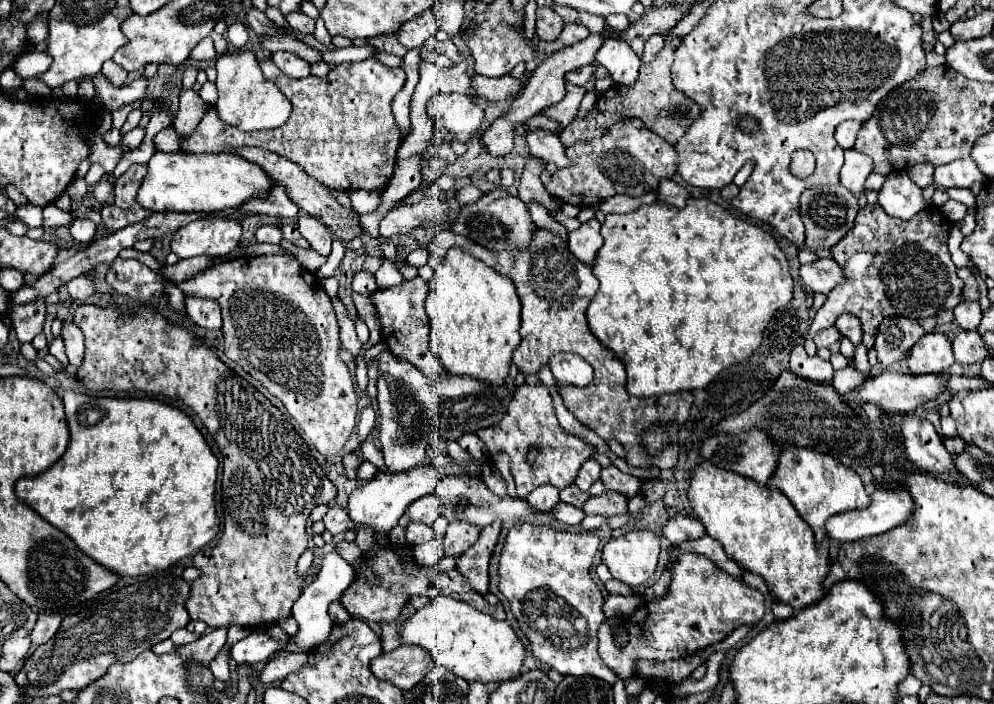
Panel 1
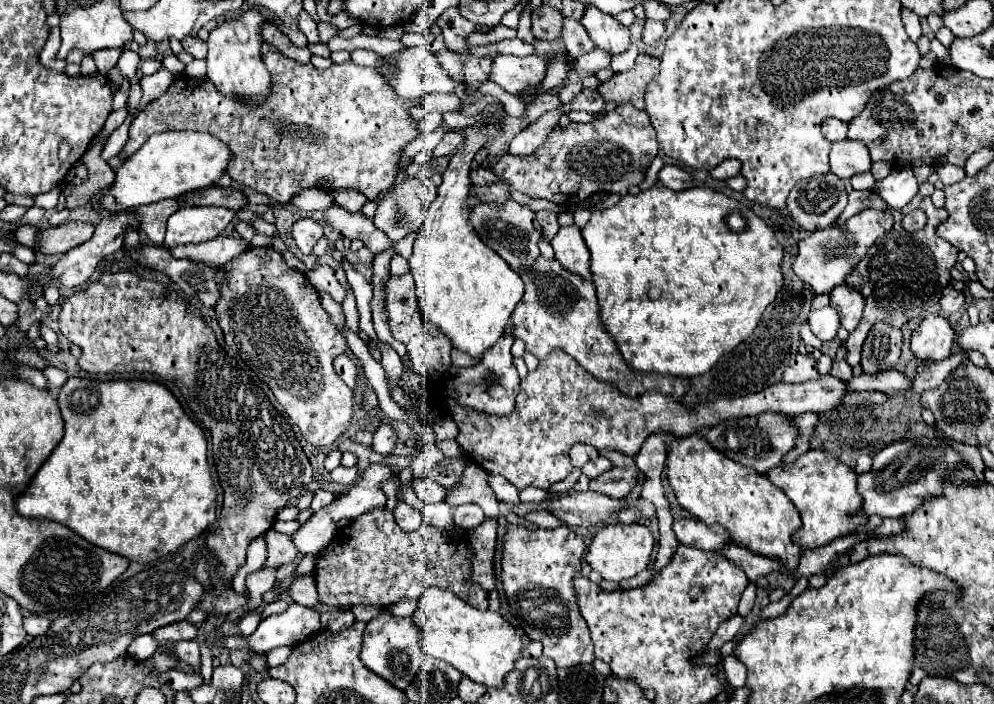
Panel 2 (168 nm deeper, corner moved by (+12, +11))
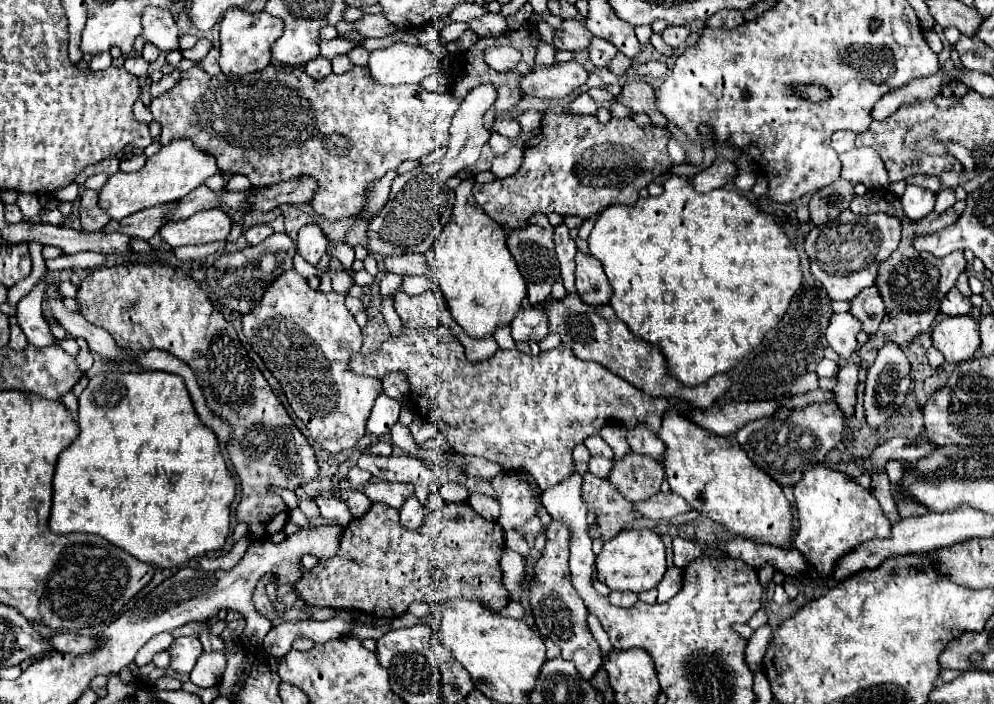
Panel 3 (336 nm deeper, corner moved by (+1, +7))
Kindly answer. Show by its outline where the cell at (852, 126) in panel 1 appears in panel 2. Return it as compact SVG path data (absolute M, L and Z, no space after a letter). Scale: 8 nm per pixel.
M826 118L824 124L822 124L822 134L830 140L830 142L838 142L838 140L844 140L846 138L846 132L848 132L848 126L836 118Z

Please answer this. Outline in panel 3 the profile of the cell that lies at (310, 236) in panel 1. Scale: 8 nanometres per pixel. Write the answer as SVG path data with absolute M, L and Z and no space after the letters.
M305 224L297 236L297 252L309 264L317 266L327 252L327 238L317 224Z

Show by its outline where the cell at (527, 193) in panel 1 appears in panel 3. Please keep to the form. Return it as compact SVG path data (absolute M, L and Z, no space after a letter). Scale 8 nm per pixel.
M559 224L555 228L555 250L557 258L561 262L561 276L563 276L563 286L567 292L577 294L575 288L575 256L577 256L577 246L569 236L569 228L565 224Z

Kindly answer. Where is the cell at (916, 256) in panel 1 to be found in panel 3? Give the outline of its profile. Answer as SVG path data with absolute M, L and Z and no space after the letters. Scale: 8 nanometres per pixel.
M869 190L863 196L853 196L849 210L853 214L869 214L869 212L885 212L885 214L893 214L901 220L903 224L903 234L901 234L901 242L899 248L893 252L893 256L883 262L883 266L879 268L879 276L877 276L877 286L881 290L881 296L885 300L887 306L887 314L879 326L879 330L875 332L875 336L871 336L871 340L861 346L861 366L859 366L858 380L859 383L865 382L867 377L867 368L875 362L875 356L879 352L879 348L883 348L883 344L895 342L899 346L907 346L915 336L923 334L929 330L929 326L935 322L937 314L939 314L939 304L945 298L945 294L955 286L957 276L965 270L965 258L963 252L952 252L945 258L935 258L931 254L919 254L915 252L915 248L911 246L911 240L915 234L923 234L923 232L935 232L941 230L949 224L953 224L957 220L957 212L953 208L945 210L943 214L929 214L923 220L909 220L903 210L901 210L901 202L895 198L891 200L891 192L889 190Z

